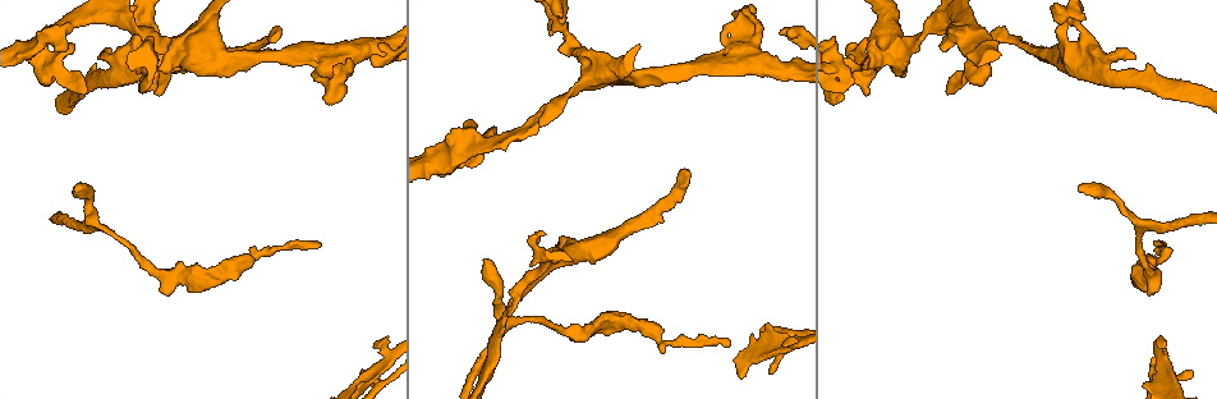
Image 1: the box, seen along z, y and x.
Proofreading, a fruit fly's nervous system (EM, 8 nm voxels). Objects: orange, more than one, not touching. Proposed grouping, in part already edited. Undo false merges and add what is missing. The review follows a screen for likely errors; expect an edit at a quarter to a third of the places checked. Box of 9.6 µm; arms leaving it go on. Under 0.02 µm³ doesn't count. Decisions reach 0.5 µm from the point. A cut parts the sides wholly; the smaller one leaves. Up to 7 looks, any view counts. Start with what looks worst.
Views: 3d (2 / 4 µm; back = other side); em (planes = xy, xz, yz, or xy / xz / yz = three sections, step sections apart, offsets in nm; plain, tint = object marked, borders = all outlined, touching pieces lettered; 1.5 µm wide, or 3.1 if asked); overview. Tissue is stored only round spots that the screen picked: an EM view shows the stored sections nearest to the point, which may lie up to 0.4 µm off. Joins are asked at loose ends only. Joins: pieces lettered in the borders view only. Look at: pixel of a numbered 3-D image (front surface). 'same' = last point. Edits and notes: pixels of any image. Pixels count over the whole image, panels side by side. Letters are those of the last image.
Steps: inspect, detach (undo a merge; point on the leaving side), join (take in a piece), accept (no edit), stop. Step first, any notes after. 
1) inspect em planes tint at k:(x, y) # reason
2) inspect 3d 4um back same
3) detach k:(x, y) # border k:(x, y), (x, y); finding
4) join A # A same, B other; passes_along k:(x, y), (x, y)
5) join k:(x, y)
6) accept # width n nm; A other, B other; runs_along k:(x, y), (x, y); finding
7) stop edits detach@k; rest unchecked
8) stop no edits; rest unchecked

inspect em planes tint at 1:(991, 34) # free end

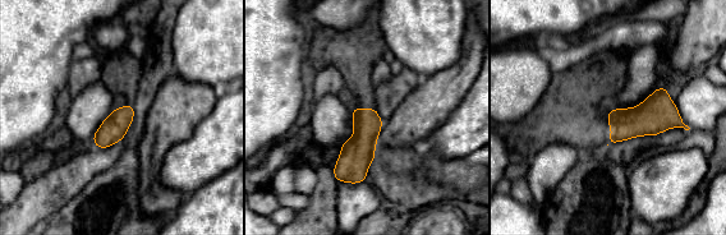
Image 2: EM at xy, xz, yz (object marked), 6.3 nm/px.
inspect em planes borders same

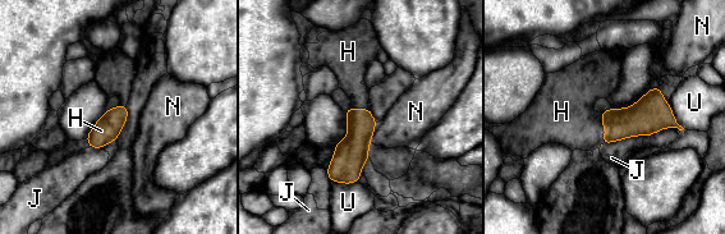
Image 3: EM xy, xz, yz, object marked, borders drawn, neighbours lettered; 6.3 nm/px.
join H # width 160 nm; H same, J other, N other, U other; it goes on there

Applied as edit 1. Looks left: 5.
inspect overview # see it whole again

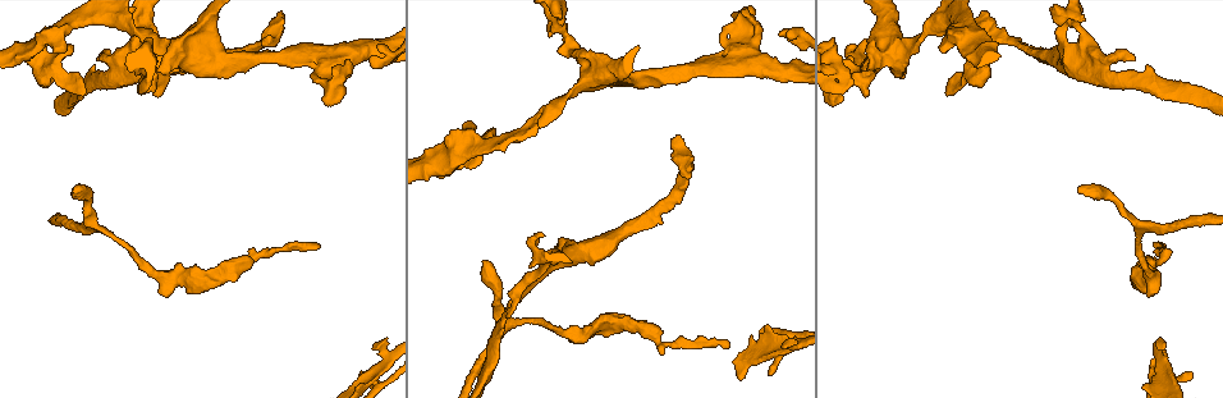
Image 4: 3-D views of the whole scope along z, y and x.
inspect em planes borders at 4:(1078, 189) # branch stops here

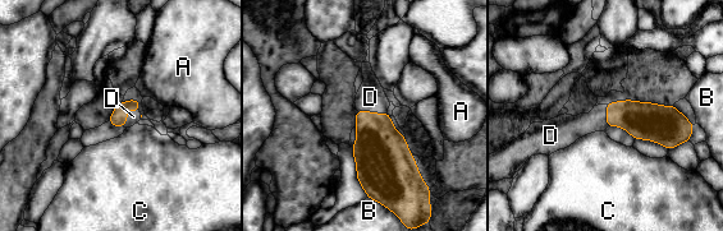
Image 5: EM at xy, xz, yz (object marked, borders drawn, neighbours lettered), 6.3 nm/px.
join D # longest_contact D 190 nm; A other, B other, C other, D same; passes_along 5:(380, 151), (373, 112), (370, 97); the cell continues

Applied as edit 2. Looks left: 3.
inspect overview # see it whole again

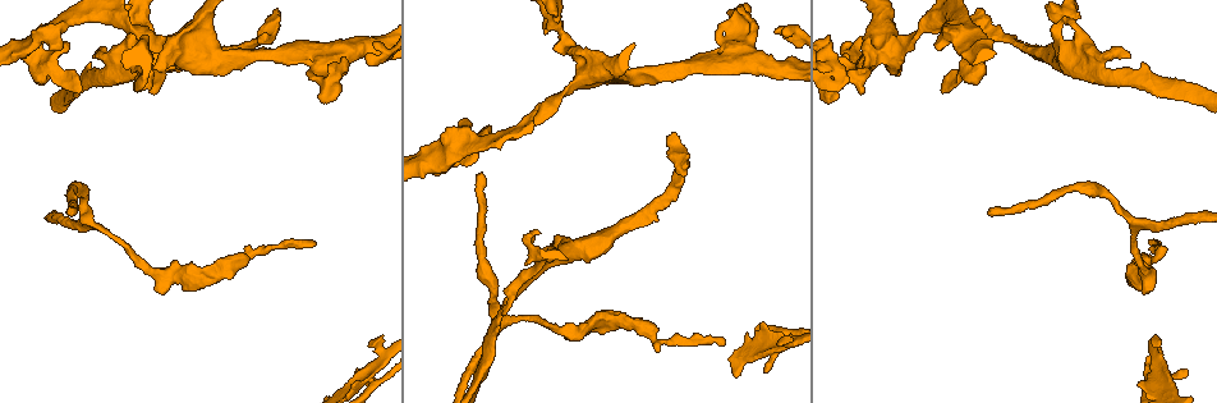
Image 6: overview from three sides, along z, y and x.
inspect em xy step 4 tint at 6:(482, 171) # branch stops here

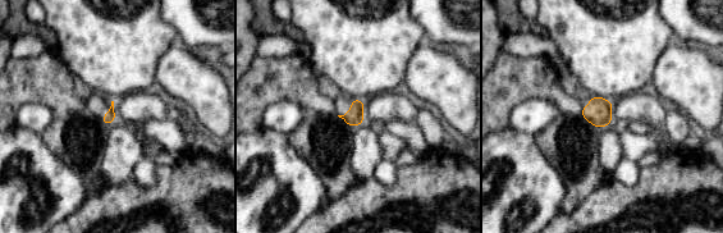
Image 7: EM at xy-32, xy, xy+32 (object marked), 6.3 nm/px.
inspect em xy step 4 borders same

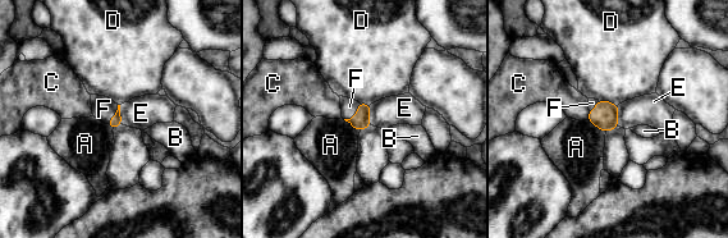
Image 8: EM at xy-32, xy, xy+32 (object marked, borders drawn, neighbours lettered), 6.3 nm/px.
join F # A other, B other, C other, D other, E other, F same; passes_along 8:(361, 119), (355, 114), (349, 106); it goes on there

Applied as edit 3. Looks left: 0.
stop edits join@3, join@5, join@8; rest unchecked

